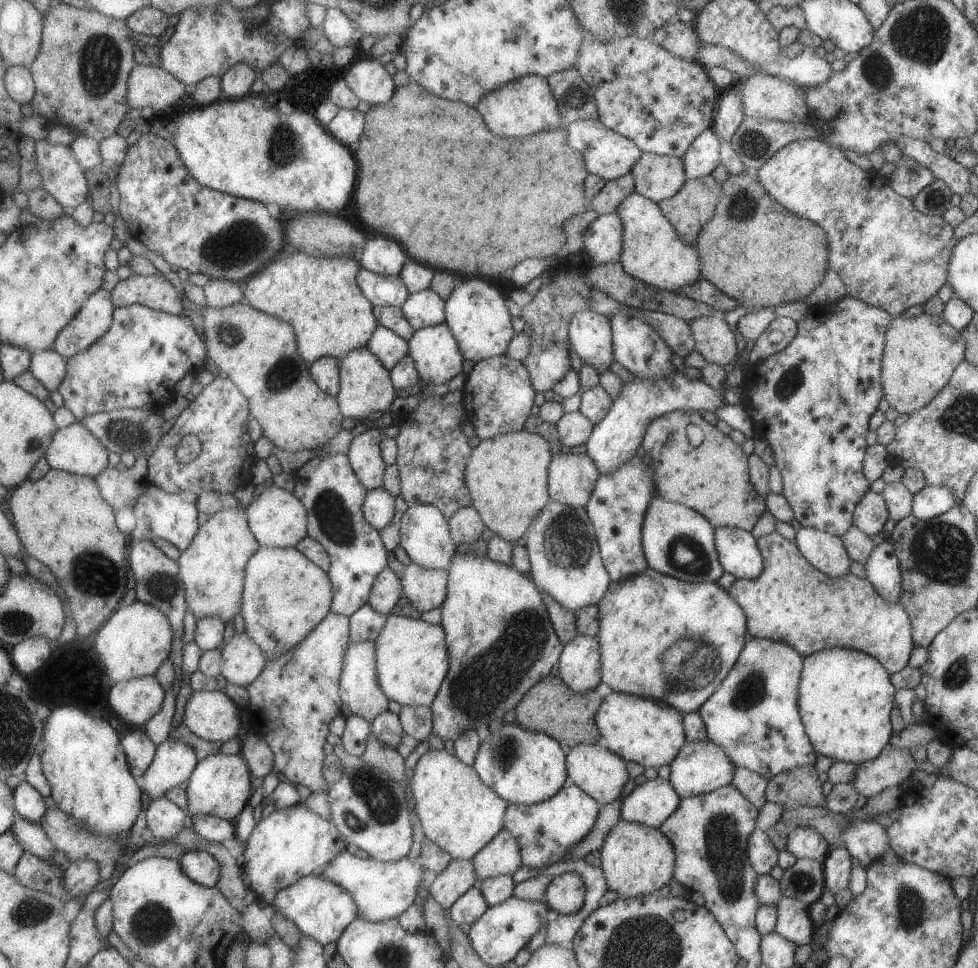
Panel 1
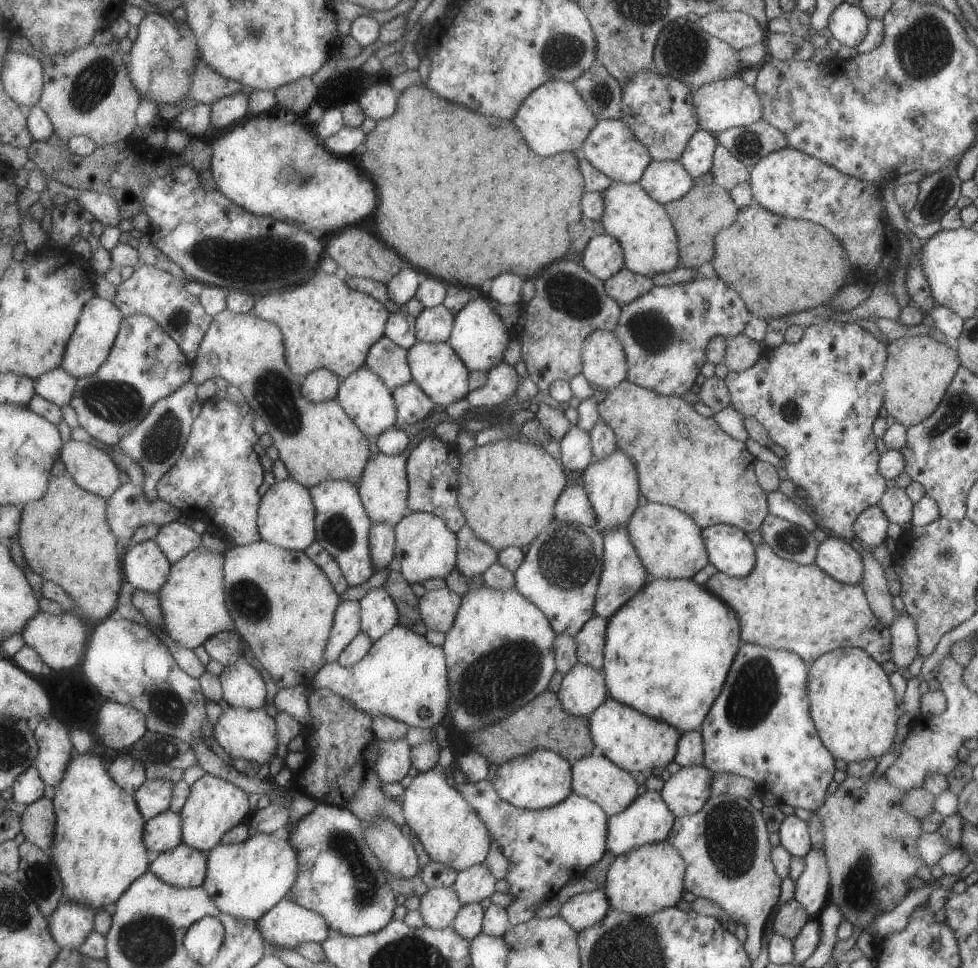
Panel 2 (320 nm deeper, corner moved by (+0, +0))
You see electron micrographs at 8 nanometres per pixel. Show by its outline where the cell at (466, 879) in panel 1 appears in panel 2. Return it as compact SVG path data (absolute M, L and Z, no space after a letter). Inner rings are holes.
M452 887L427 889L420 896L418 911L424 925L430 929L451 926L457 911L462 907Z

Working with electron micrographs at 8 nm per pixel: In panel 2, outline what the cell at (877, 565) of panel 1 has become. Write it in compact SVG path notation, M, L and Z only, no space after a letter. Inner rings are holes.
M900 615L890 628L891 662L896 670L907 671L911 661L918 655L918 636L913 619L909 615Z

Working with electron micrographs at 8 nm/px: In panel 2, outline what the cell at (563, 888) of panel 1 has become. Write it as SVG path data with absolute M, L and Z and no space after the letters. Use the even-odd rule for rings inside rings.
M603 889L579 893L560 905L558 915L578 933L600 921L611 908Z

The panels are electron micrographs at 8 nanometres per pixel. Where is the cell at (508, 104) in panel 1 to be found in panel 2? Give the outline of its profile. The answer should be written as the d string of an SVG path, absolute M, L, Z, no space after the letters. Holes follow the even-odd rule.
M550 80L524 98L510 121L535 154L553 156L562 152L579 154L584 140L598 120L592 115L573 83Z

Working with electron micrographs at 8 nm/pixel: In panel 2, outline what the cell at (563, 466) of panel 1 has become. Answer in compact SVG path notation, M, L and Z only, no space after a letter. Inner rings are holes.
M566 485L555 501L554 518L562 523L595 526L596 516L582 486Z

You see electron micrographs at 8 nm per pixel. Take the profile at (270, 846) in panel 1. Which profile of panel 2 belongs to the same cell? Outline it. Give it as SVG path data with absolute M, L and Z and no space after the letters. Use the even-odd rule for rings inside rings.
M259 832L247 837L247 840L242 843L225 845L222 842L207 855L208 877L204 887L224 913L239 919L256 921L265 915L279 900L287 896L298 874L298 856L294 846L287 840Z

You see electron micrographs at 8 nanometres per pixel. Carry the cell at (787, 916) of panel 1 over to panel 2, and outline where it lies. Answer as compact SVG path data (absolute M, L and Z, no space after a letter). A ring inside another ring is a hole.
M811 848L804 856L804 869L794 882L794 899L809 918L819 914L827 904L829 875L822 849Z

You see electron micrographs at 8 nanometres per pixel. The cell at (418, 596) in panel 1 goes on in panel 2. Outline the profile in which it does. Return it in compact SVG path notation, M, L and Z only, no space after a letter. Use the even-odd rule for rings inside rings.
M447 586L434 591L426 591L418 598L420 619L426 628L443 632L443 634L451 628L459 607L460 596L451 592Z

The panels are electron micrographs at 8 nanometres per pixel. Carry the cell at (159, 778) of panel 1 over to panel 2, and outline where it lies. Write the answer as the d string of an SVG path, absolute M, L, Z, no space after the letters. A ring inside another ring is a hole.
M151 778L140 786L135 798L138 800L139 810L147 821L171 808L174 786L167 780Z

